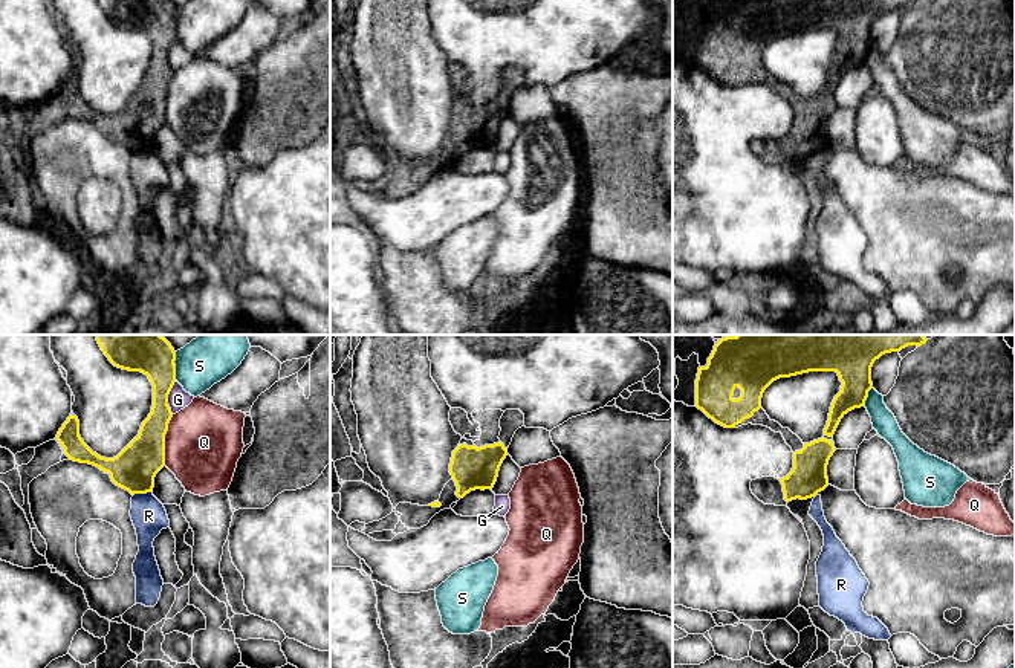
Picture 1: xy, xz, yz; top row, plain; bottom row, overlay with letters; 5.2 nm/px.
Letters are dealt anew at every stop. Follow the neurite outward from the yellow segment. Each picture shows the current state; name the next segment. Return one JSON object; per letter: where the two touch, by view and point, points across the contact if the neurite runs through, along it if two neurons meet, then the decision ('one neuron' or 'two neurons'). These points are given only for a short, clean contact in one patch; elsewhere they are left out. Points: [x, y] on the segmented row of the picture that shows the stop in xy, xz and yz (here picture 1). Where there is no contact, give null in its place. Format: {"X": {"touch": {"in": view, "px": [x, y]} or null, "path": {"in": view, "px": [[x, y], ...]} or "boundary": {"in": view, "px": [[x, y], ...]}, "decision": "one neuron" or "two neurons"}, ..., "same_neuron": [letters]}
{"G": {"touch": {"in": "xy", "px": [167, 398]}, "decision": "two neurons"}, "Q": {"touch": {"in": "xy", "px": [164, 441]}, "decision": "two neurons"}, "R": {"touch": {"in": "xy", "px": [142, 492]}, "boundary": {"in": "xy", "px": [[152, 491], [133, 496]]}, "decision": "two neurons"}, "S": {"touch": {"in": "xy", "px": [175, 366]}, "decision": "two neurons"}, "same_neuron": []}

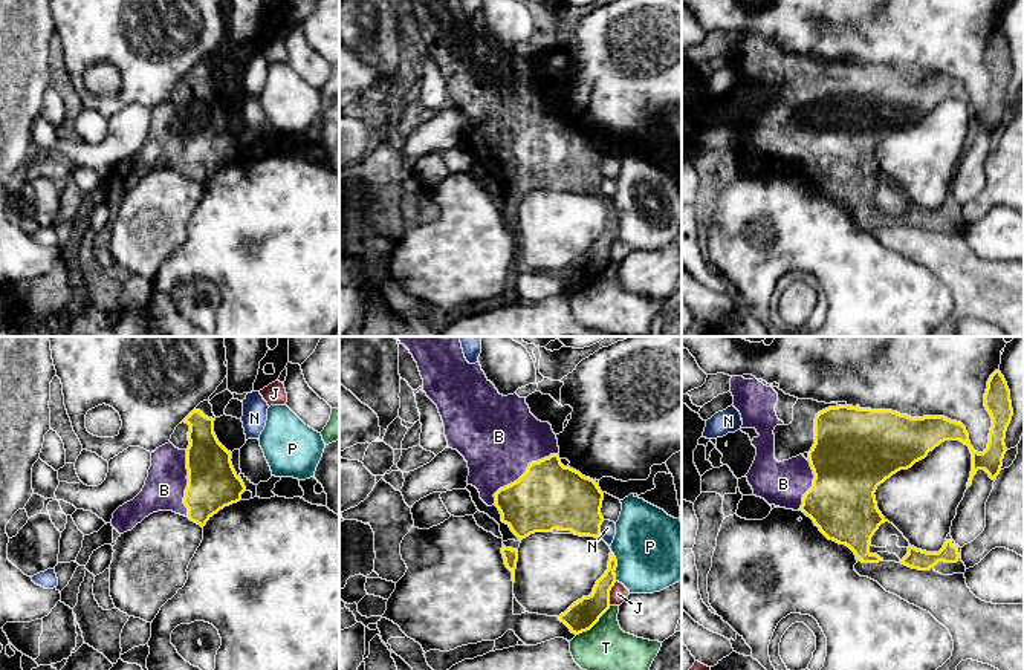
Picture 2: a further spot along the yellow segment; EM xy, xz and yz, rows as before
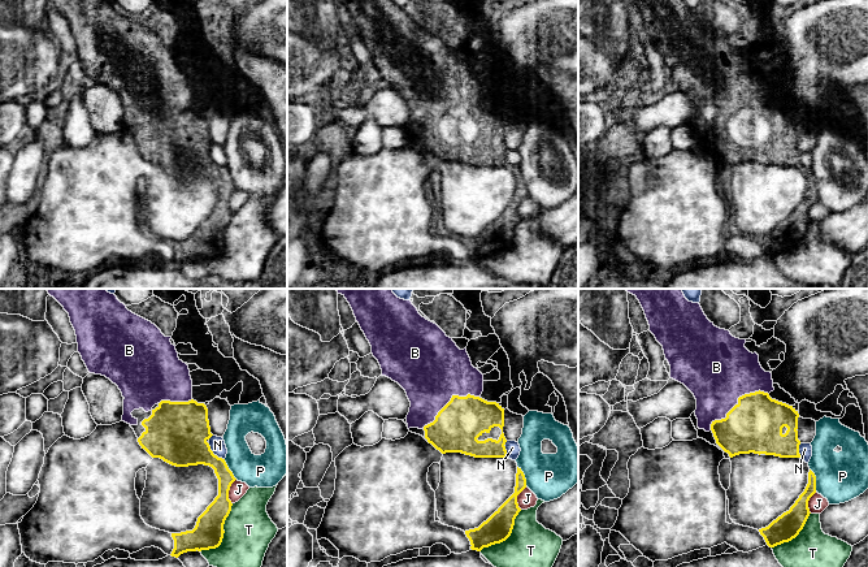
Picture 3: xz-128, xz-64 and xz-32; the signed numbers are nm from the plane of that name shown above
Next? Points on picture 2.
{"B": {"touch": {"in": "xz", "px": [523, 474]}, "decision": "one neuron"}, "J": {"touch": {"in": "xz", "px": [609, 594]}, "decision": "two neurons"}, "N": {"touch": {"in": "xz", "px": [599, 528]}, "decision": "two neurons"}, "P": {"touch": {"in": "xz", "px": [616, 566]}, "decision": "two neurons"}, "T": {"touch": {"in": "xz", "px": [593, 624]}, "decision": "two neurons"}, "same_neuron": ["B"]}

